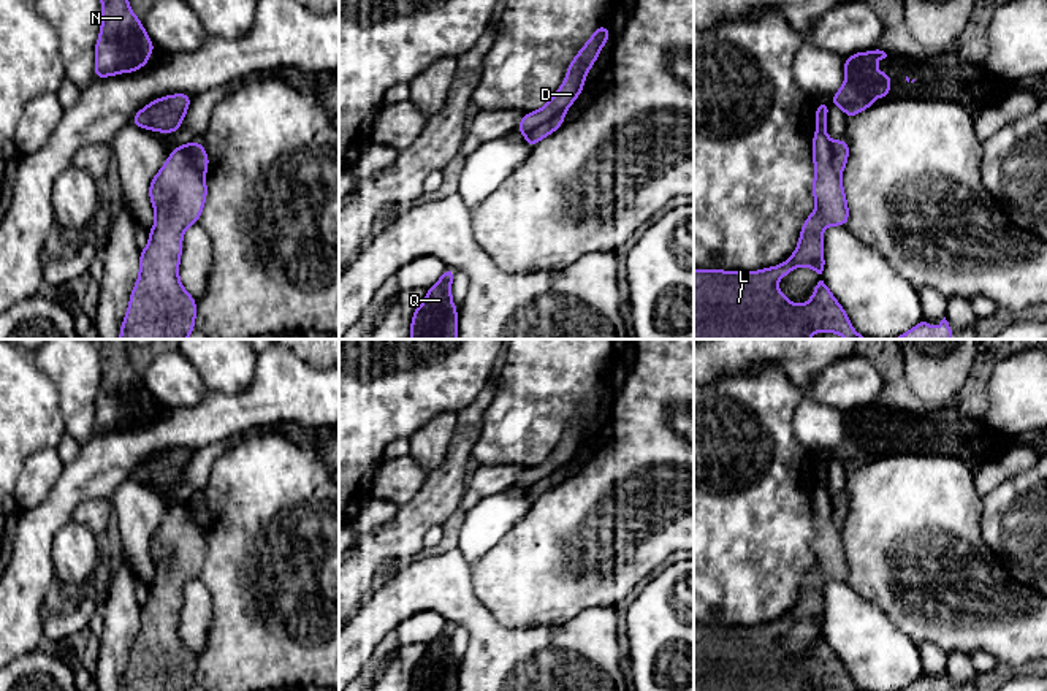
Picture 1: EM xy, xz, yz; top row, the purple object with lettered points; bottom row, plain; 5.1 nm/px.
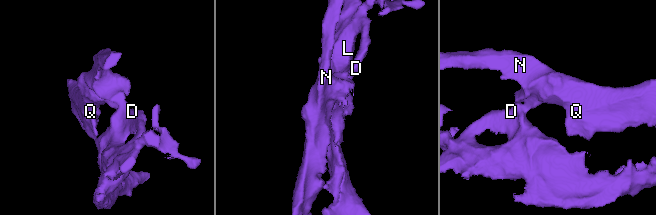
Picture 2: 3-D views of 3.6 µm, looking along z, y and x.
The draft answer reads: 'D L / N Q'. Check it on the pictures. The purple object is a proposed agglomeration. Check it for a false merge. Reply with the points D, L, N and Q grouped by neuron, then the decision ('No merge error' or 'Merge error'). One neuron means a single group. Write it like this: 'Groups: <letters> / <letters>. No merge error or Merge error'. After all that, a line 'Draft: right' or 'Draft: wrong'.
Groups: D L / N Q. Merge error
Draft: right

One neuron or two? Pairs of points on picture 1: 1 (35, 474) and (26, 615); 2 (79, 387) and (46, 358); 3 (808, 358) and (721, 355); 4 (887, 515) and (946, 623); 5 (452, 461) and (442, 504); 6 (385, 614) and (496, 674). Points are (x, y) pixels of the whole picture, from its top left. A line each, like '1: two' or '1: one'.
1: two
2: one
3: one
4: one
5: one
6: one

